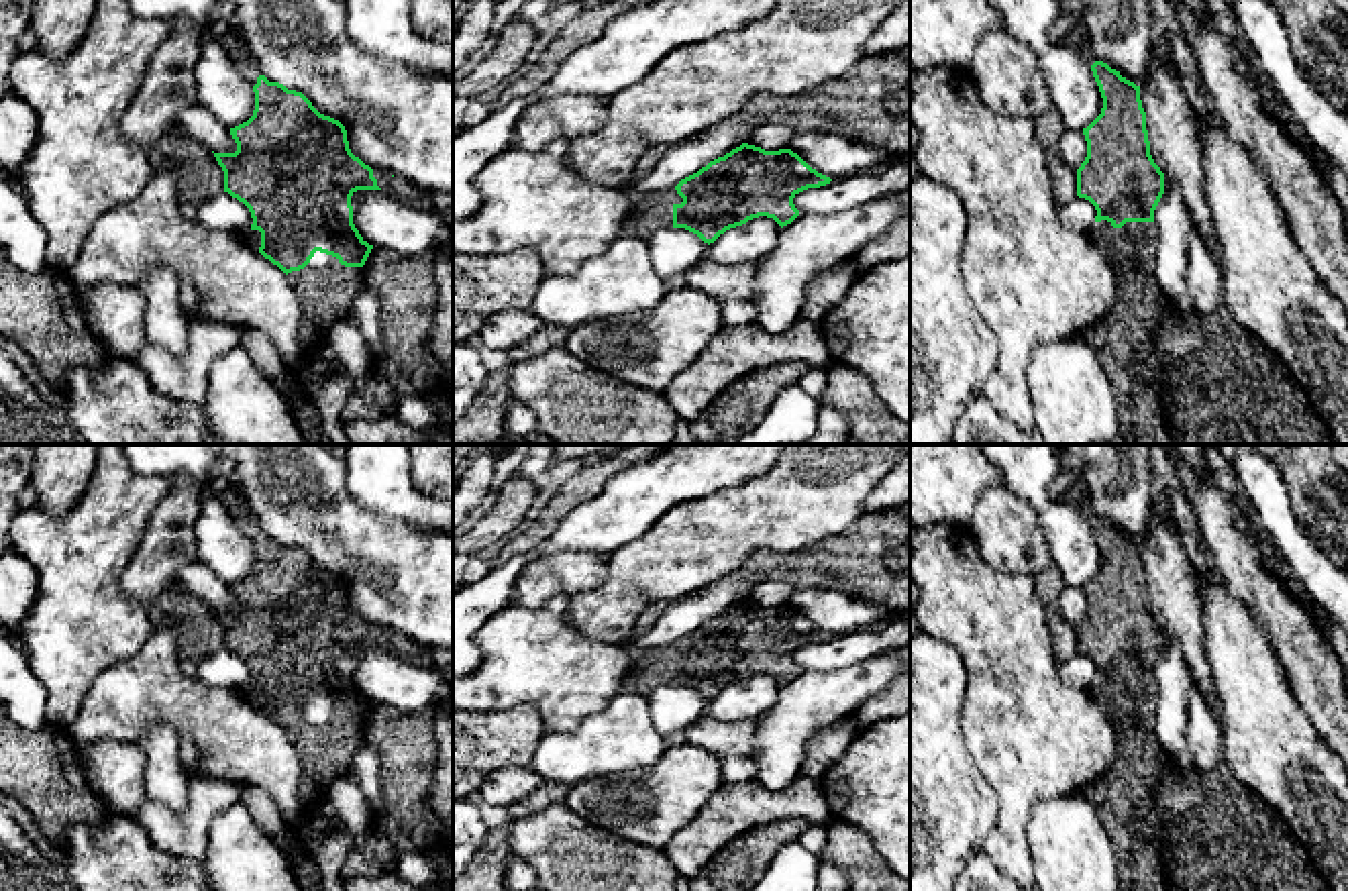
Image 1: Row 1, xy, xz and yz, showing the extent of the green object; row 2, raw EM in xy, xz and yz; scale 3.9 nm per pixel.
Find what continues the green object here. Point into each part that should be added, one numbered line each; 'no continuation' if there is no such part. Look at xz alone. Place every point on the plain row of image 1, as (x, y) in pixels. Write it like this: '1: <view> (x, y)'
1: xz (655, 667)

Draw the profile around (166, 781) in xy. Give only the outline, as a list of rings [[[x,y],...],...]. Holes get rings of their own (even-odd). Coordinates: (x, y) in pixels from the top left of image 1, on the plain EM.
[[[159,726],[133,740],[145,756],[143,785],[147,797],[177,816],[184,814],[188,805],[190,773],[182,767],[175,732]]]

